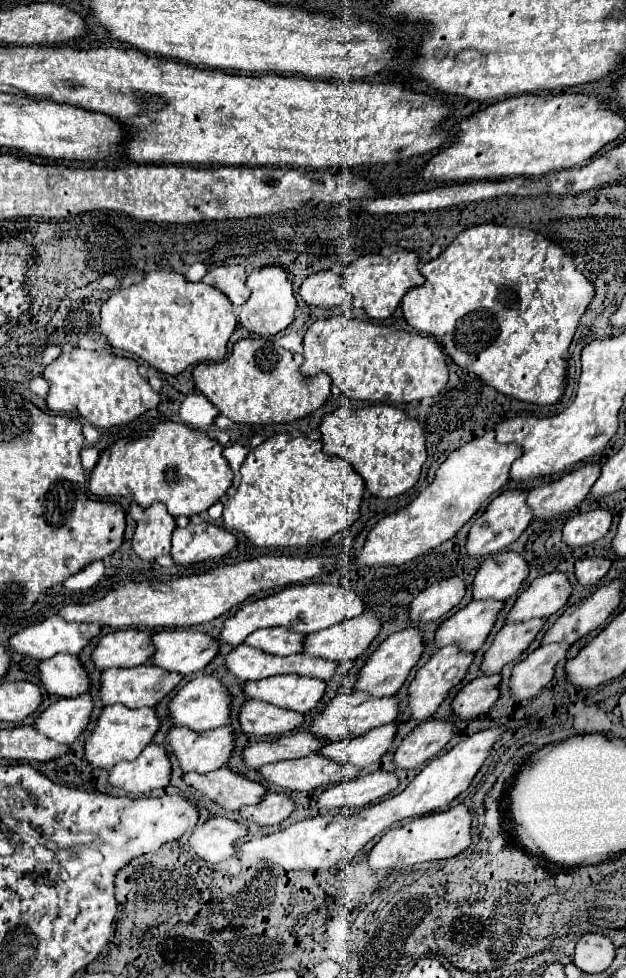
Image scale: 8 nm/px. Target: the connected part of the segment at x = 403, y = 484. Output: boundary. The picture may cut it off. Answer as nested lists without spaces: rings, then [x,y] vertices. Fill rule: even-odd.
[[[378,403],[360,409],[350,409],[346,405],[338,407],[322,419],[320,431],[322,451],[346,459],[364,479],[366,489],[376,497],[390,499],[412,489],[426,461],[424,431],[420,423],[394,405]]]

